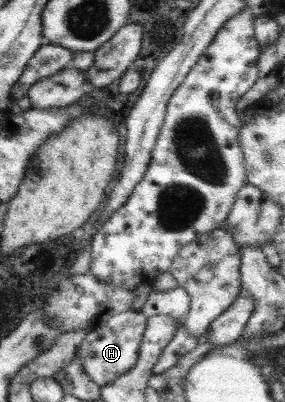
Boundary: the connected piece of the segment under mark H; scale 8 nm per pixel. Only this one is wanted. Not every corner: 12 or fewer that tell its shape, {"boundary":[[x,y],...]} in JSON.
{"boundary":[[132,309],[105,316],[76,352],[103,386],[139,359],[148,318]]}

